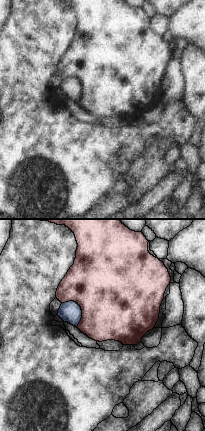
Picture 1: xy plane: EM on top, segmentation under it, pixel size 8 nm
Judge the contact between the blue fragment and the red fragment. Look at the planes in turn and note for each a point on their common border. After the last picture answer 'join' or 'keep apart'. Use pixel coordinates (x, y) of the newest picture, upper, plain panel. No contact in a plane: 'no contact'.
contact (80, 84)

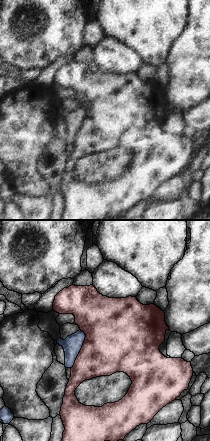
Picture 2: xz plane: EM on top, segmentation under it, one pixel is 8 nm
contact (80, 125)

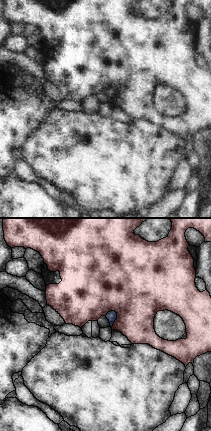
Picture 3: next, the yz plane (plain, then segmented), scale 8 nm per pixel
contact (116, 94)

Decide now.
keep apart

